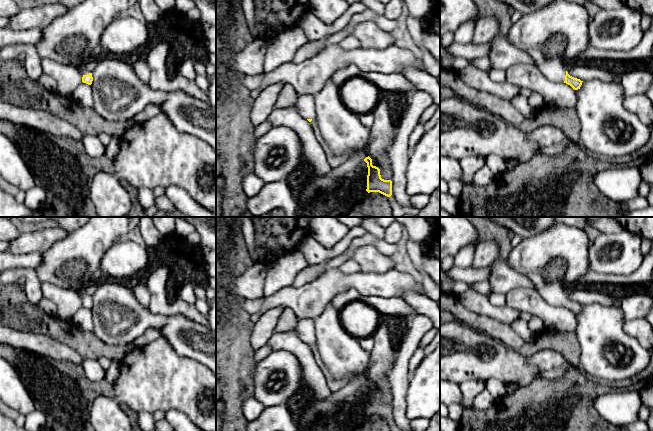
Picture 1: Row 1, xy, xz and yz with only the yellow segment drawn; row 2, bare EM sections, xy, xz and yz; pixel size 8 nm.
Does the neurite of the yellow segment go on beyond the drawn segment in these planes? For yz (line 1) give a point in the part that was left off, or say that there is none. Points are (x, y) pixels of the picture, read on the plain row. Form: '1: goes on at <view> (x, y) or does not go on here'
1: goes on at yz (557, 258)

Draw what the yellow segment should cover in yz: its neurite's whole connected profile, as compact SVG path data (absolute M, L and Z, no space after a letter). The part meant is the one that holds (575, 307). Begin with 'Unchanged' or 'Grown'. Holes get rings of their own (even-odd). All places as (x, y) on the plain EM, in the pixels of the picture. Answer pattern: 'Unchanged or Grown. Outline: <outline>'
Grown. Outline: M555 221L548 230L529 238L522 238L512 247L507 263L532 281L546 303L551 306L564 306L578 314L583 305L570 300L565 289L576 286L577 282L590 271L588 246L588 237L584 229Z

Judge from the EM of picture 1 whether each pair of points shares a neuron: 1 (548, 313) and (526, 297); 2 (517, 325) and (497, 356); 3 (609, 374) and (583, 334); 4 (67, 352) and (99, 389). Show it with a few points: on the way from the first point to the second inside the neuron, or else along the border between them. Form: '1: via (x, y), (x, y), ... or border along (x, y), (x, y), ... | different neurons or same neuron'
1: via (543, 310), (531, 302) | same neuron
2: border along (510, 325), (525, 342) | different neurons
3: via (605, 364), (599, 355), (599, 351), (592, 344) | same neuron
4: border along (55, 359), (70, 361), (81, 366) | different neurons

